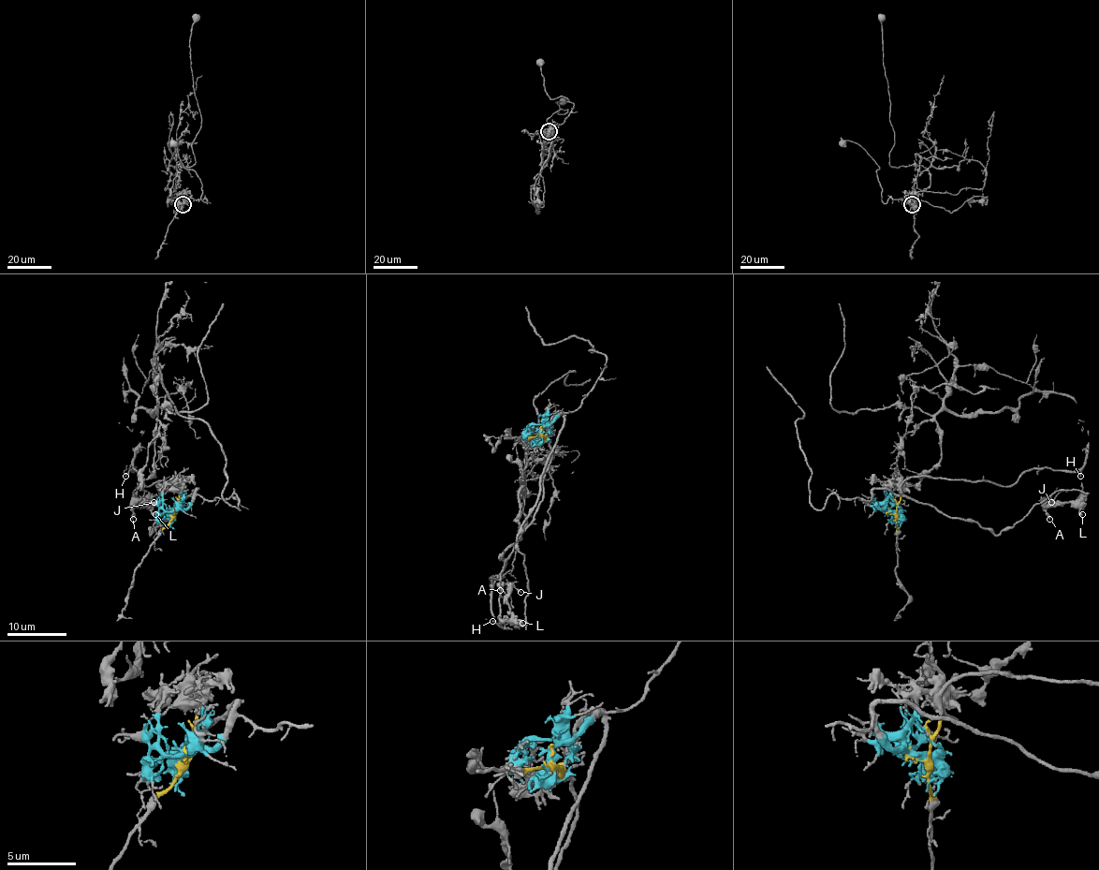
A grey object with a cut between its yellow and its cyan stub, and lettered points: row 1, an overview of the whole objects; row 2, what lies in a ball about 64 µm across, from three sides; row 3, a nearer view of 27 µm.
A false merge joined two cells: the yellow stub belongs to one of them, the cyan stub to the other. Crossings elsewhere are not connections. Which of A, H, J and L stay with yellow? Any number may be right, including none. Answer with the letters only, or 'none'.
H

